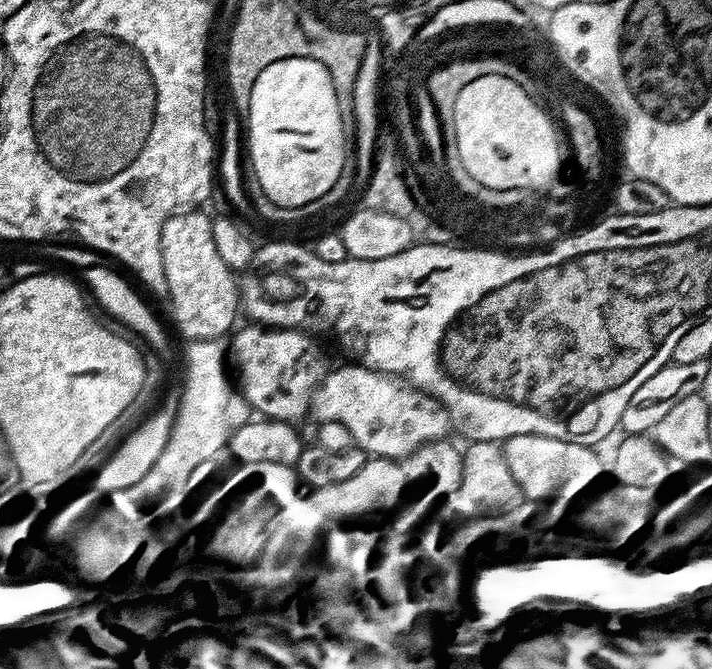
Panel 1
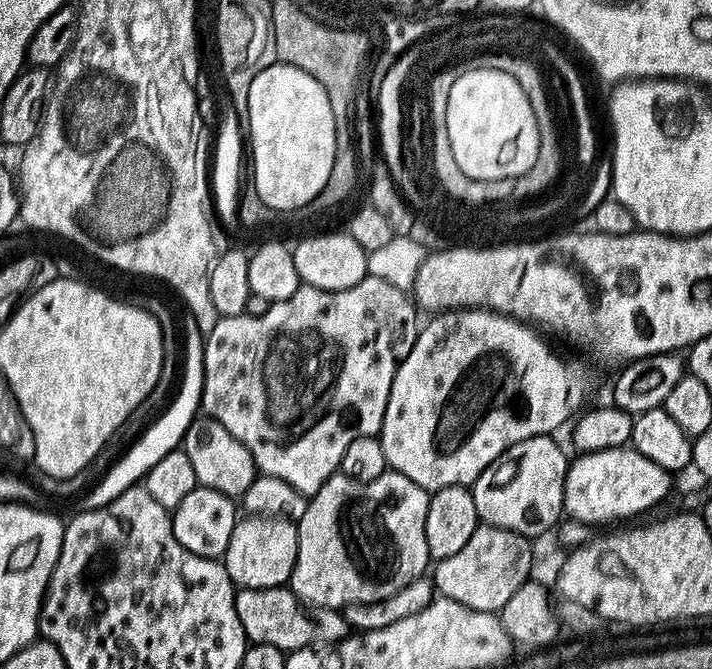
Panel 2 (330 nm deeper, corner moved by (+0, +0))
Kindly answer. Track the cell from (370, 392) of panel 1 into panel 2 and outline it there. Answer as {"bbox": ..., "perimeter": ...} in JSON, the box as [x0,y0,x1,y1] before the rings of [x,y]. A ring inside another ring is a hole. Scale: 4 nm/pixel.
{"bbox":[379,308,584,494],"perimeter":[[[458,308],[445,310],[431,317],[428,325],[421,327],[416,333],[416,341],[406,354],[406,358],[398,366],[394,374],[394,382],[390,386],[390,398],[386,402],[386,414],[382,418],[379,440],[382,446],[382,453],[385,455],[387,467],[393,472],[406,474],[410,482],[418,482],[430,494],[437,492],[439,488],[450,486],[471,486],[473,482],[496,461],[510,446],[522,442],[526,438],[534,438],[545,434],[555,433],[555,428],[560,428],[564,423],[569,423],[572,412],[572,396],[580,400],[584,396],[584,376],[576,372],[572,364],[567,364],[542,337],[533,325],[525,324],[523,320],[516,320],[512,316],[503,316],[501,312],[493,312],[487,308]]]}

